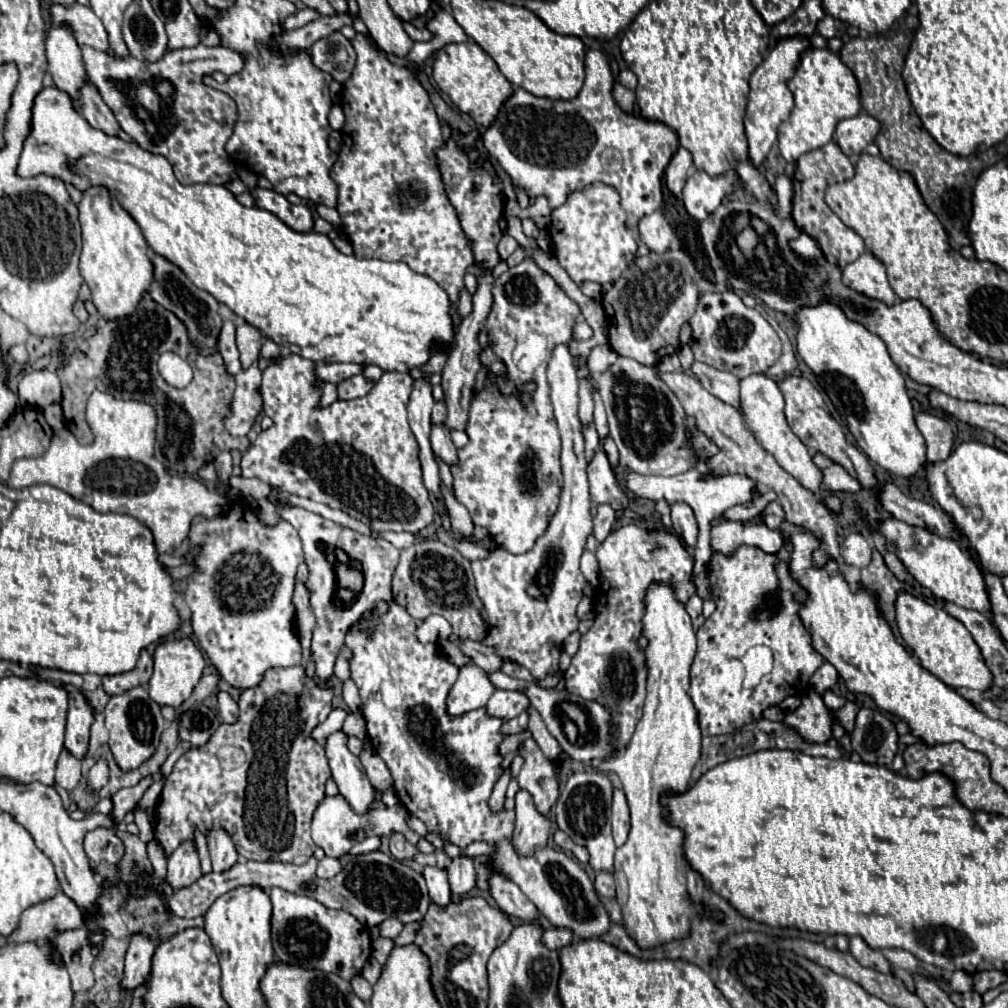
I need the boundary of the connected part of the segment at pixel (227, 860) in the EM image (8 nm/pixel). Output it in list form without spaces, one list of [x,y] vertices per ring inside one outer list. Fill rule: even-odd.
[[[212,827],[208,829],[206,839],[208,839],[208,849],[210,849],[214,871],[226,871],[226,867],[232,867],[238,861],[238,853],[228,831]]]

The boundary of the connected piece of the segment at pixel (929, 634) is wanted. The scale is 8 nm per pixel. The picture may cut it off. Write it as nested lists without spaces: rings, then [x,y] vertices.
[[[908,591],[898,593],[894,607],[898,631],[926,671],[936,675],[946,685],[954,687],[968,687],[978,691],[986,691],[988,687],[992,687],[992,675],[990,669],[984,665],[978,645],[958,619],[948,615],[942,607],[930,605],[926,599],[916,597]]]

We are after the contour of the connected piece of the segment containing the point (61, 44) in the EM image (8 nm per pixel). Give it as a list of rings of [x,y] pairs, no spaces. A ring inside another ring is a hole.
[[[46,13],[46,21],[48,21],[48,35],[46,35],[48,71],[54,77],[54,85],[66,91],[72,99],[76,99],[78,89],[86,81],[80,47],[74,35],[70,35],[68,27],[52,27],[48,13]]]

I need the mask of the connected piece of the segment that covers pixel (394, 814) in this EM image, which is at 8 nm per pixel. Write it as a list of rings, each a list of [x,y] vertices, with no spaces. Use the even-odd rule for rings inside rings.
[[[338,793],[334,797],[324,795],[324,799],[320,801],[318,809],[314,811],[312,817],[312,839],[318,847],[324,849],[324,853],[328,857],[342,857],[346,855],[358,841],[372,837],[372,835],[392,835],[392,833],[402,833],[406,835],[406,839],[410,843],[416,843],[420,837],[408,829],[406,825],[406,817],[408,811],[402,805],[394,805],[394,807],[370,807],[366,813],[354,813],[352,807],[348,805],[348,801]]]

